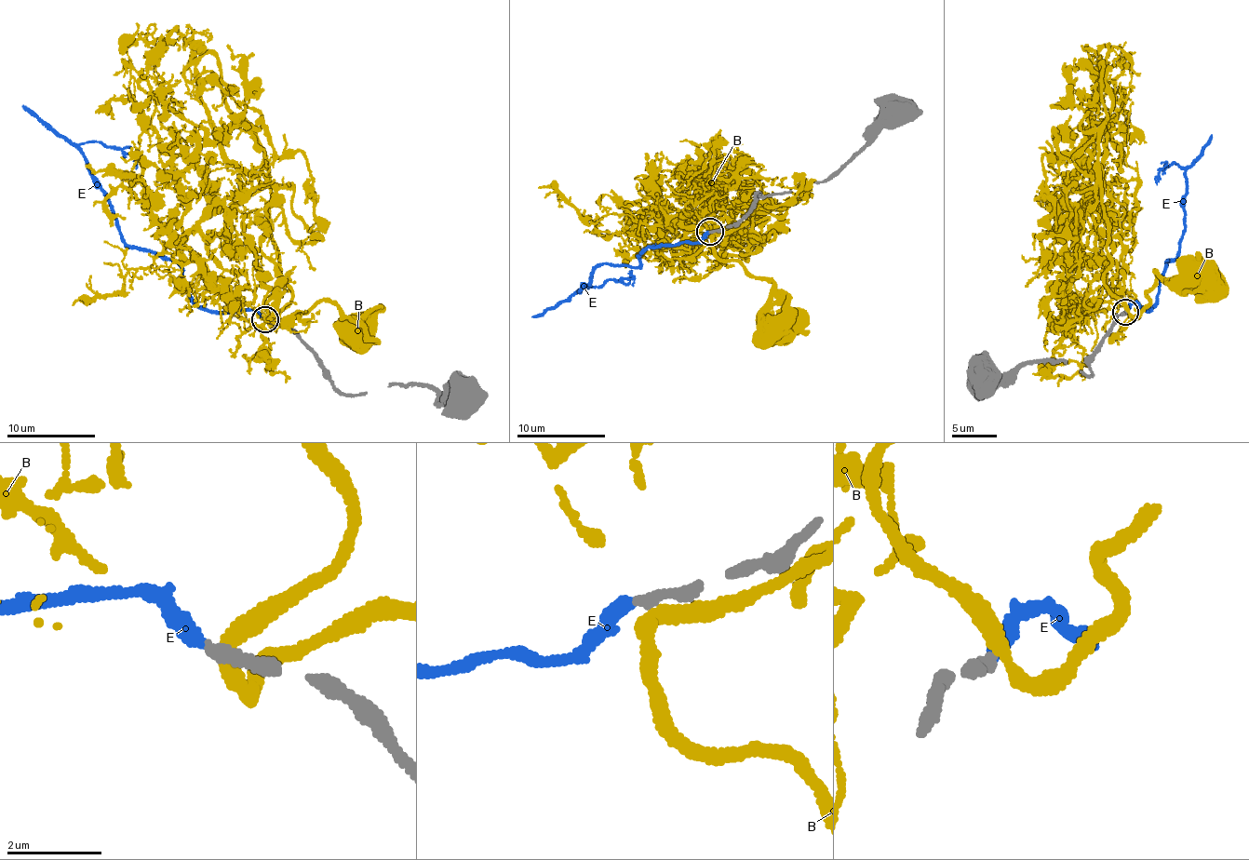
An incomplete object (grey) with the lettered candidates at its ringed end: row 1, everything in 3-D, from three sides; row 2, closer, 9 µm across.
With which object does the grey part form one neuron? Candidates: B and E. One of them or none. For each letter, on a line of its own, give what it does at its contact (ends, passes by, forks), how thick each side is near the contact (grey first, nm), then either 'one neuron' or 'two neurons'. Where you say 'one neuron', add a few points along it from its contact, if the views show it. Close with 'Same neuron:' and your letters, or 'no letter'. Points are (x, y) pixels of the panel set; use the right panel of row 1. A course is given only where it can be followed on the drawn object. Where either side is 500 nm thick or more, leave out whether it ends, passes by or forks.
B: it passes by | 260/340 nm | two neurons
E: it ends | 240/300 nm | one neuron | via (1125, 313), (1135, 302), (1152, 312), (1158, 277), (1176, 255), (1182, 167), (1174, 161), (1160, 168), (1156, 185)
Same neuron: E

